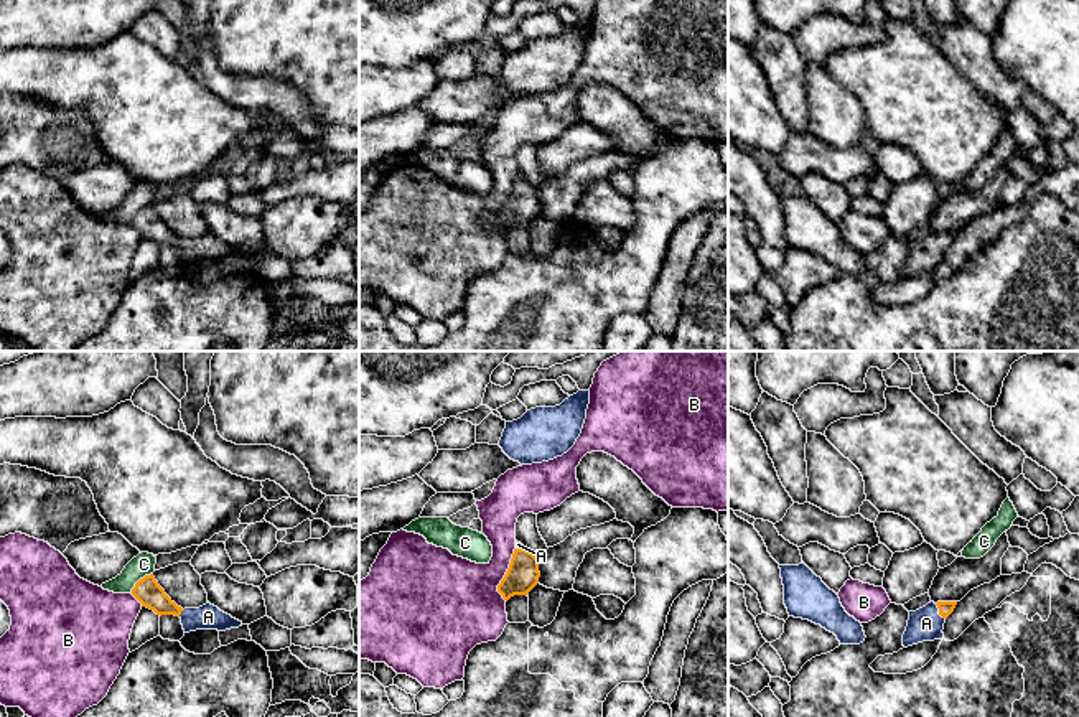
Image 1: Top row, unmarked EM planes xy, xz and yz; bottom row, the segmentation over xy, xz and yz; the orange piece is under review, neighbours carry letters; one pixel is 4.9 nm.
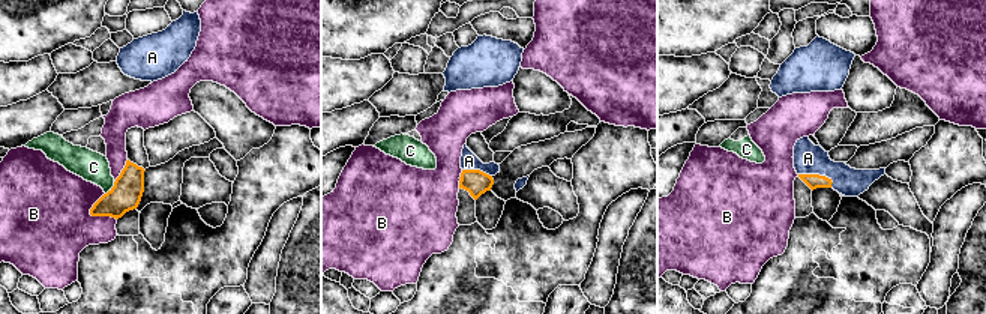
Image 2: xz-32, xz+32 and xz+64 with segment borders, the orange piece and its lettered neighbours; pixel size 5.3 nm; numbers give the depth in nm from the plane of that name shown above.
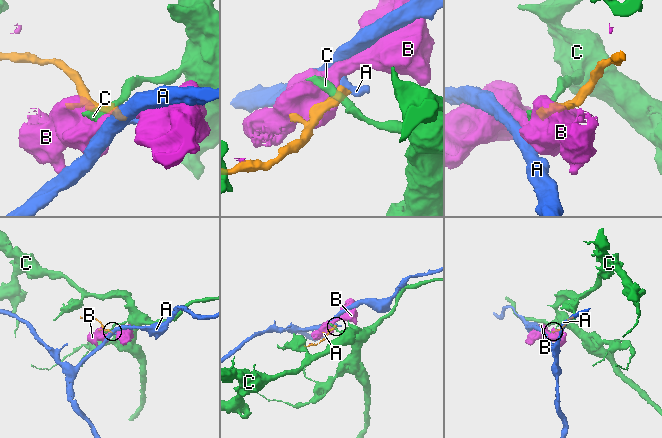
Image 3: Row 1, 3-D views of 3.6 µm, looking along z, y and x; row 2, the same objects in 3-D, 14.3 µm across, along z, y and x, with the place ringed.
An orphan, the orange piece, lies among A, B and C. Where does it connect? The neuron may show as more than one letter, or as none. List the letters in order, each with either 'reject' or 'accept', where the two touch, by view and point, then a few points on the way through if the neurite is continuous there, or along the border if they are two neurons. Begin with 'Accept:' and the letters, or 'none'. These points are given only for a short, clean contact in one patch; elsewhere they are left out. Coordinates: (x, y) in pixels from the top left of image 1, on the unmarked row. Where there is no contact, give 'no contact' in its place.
Accept: A
A: accept; meets orange in yz at (939, 243)
B: reject; meets orange in xz at (506, 205)
C: reject; meets orange in xy at (139, 211); border along xy (152, 203), (145, 205), (130, 223)

